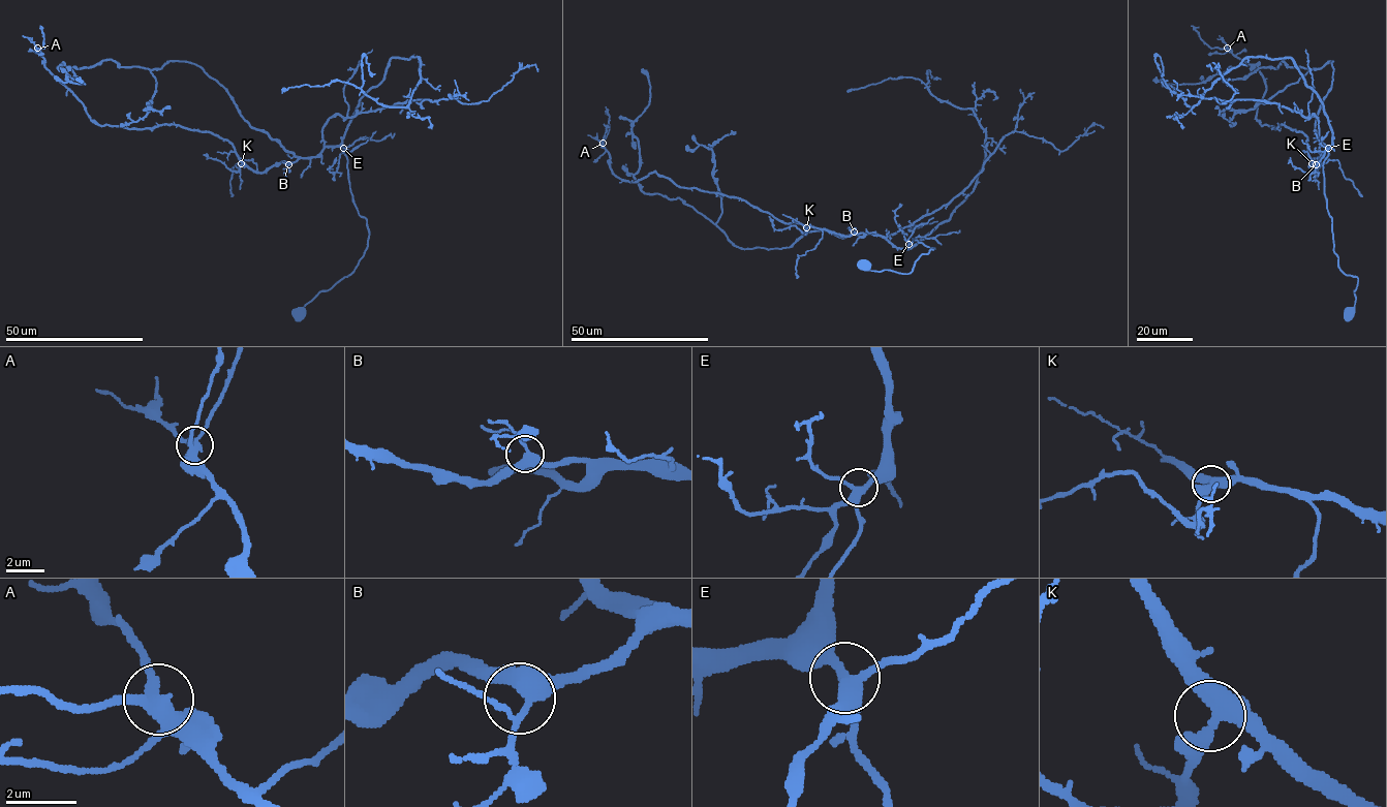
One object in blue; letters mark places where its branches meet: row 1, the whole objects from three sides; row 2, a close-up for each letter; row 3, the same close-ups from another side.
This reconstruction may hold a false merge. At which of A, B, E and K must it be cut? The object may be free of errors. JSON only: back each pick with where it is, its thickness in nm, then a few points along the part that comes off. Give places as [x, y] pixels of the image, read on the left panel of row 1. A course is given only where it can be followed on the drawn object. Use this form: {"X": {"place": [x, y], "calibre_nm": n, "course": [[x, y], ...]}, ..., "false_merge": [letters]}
{"false_merge": []}

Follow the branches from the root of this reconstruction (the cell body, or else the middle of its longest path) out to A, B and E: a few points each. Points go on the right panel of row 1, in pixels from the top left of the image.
A: (1348, 314), (1358, 278), (1333, 250), (1332, 146), (1314, 173), (1303, 132), (1262, 125), (1265, 79), (1227, 48)
B: (1348, 314), (1354, 306), (1358, 278), (1341, 270), (1333, 250), (1323, 173), (1323, 162), (1332, 146), (1316, 164)
E: (1348, 314), (1354, 306), (1358, 278), (1341, 270), (1333, 250), (1323, 173), (1328, 148)

